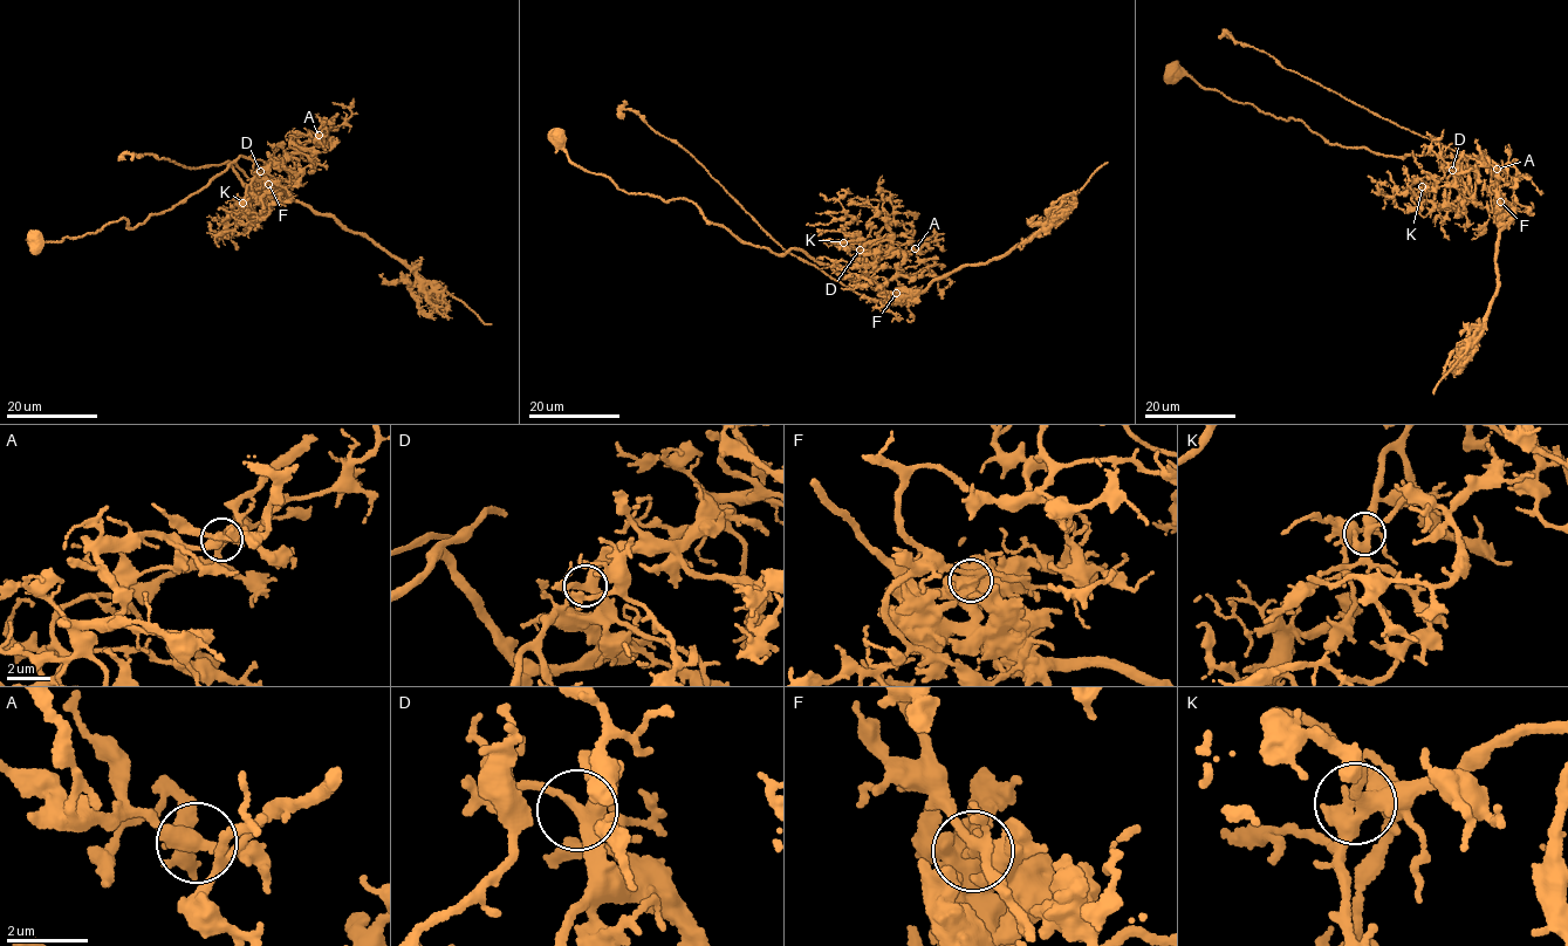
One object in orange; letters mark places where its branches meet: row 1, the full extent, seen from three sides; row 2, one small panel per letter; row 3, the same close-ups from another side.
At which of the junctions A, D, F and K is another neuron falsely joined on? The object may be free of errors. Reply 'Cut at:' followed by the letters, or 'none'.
Cut at: F

